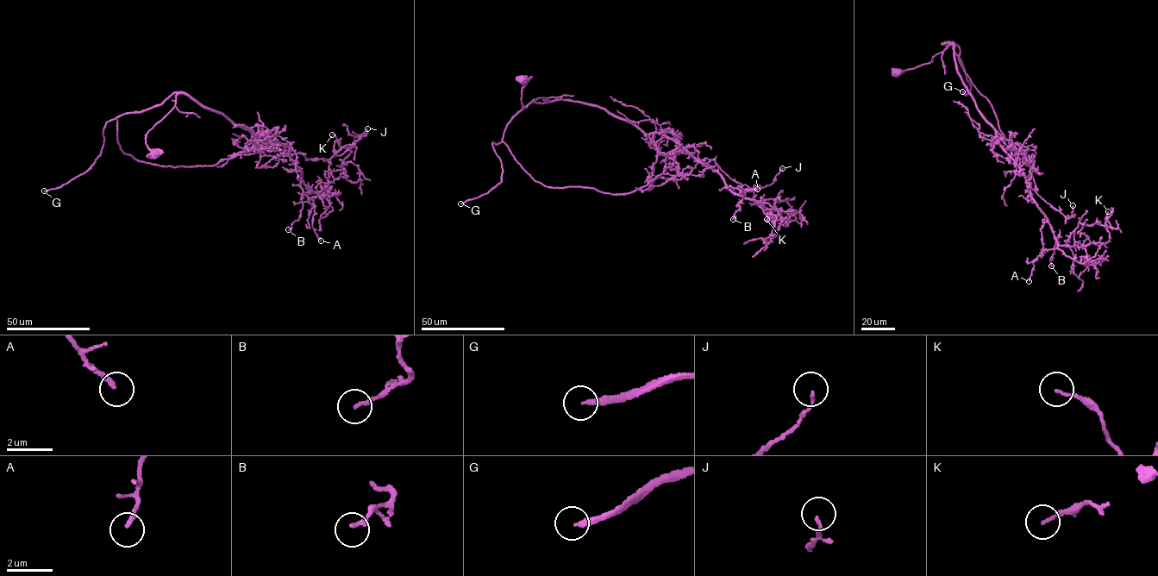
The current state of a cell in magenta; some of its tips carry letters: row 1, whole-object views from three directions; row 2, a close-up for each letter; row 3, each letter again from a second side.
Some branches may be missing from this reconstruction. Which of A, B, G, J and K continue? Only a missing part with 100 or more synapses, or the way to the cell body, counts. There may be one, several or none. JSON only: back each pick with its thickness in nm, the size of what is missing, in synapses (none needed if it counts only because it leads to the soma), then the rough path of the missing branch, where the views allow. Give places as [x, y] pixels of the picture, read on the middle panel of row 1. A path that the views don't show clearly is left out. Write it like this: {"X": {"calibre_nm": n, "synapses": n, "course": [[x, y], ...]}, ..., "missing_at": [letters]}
{"G": {"calibre_nm": 240, "synapses": 300}, "missing_at": ["G"]}

